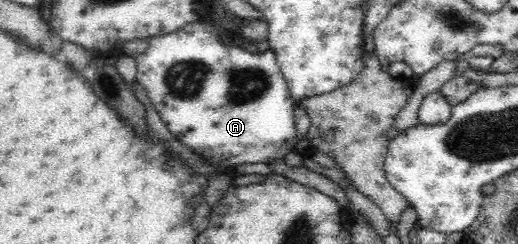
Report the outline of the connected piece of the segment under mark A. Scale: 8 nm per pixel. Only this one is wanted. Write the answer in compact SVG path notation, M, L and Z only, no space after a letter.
M201 19L177 31L155 36L147 49L136 55L136 81L147 92L154 110L169 133L216 171L229 172L239 164L268 164L295 151L296 121L294 101L270 48L249 52L225 42L226 35Z

